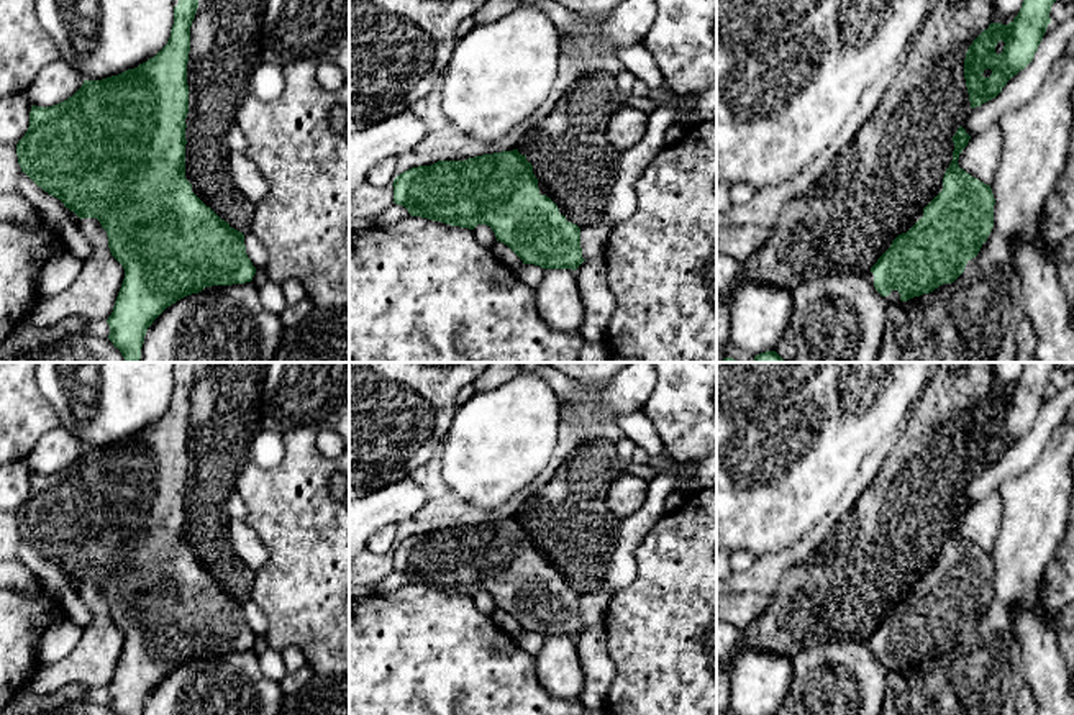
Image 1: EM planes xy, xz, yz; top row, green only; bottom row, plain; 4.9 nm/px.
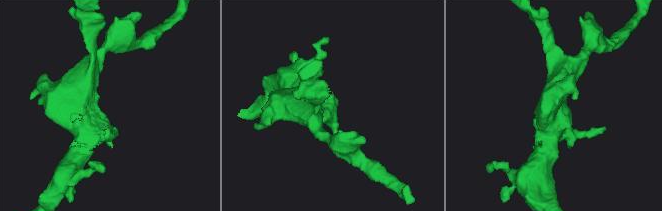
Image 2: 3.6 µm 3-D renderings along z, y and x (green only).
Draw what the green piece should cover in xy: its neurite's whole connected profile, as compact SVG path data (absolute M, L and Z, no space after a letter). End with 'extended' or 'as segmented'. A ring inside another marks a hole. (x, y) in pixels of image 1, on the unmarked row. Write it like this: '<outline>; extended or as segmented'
M179 362L167 412L138 435L102 448L84 448L72 464L57 472L33 472L28 499L16 512L21 540L80 587L97 585L107 599L110 620L125 636L121 656L107 687L108 707L115 715L143 715L148 695L177 667L212 653L246 651L256 641L246 622L244 602L207 574L185 546L185 485L190 461L187 430L197 376L198 362Z; as segmented

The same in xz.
M518 517L412 535L397 543L392 553L394 571L405 574L412 584L469 597L487 592L497 608L507 612L523 631L576 638L585 628L580 595L567 589L549 564L539 561L533 533Z; as segmented

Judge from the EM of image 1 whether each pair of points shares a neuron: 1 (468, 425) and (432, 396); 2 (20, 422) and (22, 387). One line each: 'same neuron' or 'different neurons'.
1: different neurons
2: same neuron

